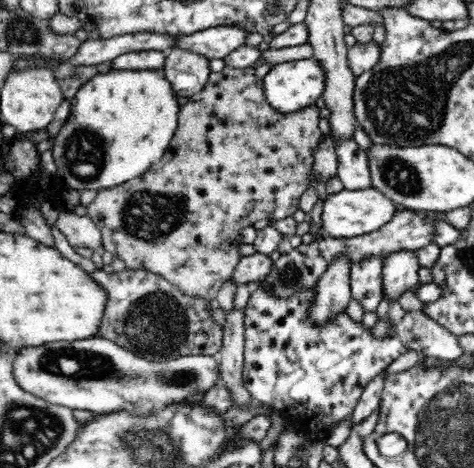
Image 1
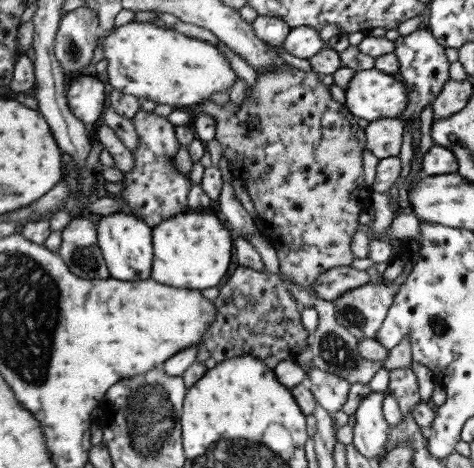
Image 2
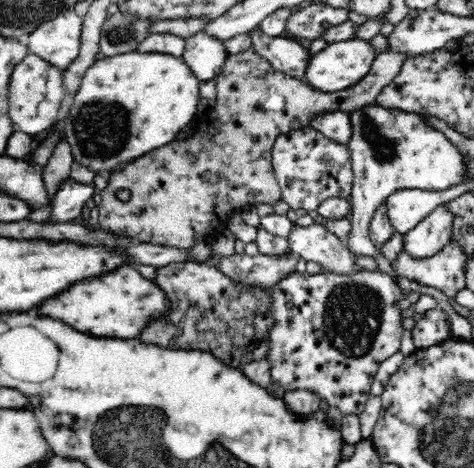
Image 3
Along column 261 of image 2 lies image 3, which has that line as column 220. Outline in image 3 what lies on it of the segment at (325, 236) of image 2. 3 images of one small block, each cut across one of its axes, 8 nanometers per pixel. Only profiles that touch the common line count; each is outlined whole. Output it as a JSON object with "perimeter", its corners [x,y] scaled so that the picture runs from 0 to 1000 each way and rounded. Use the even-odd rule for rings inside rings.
{"perimeter":[[[530,98],[515,115],[483,118],[464,158],[454,167],[449,233],[422,250],[409,278],[401,278],[392,295],[369,297],[342,318],[262,353],[255,363],[245,363],[228,378],[230,393],[213,406],[215,425],[205,440],[209,487],[238,502],[380,536],[397,536],[430,515],[451,521],[458,506],[473,500],[489,457],[511,459],[511,449],[527,440],[578,440],[582,432],[597,427],[597,408],[574,357],[572,329],[578,303],[591,286],[656,271],[669,248],[705,239],[743,244],[766,235],[768,226],[789,222],[797,199],[827,175],[857,124],[861,120],[854,115],[833,111],[795,115],[781,150],[751,179],[713,197],[675,197],[637,169],[572,145],[570,135],[549,124]],[[249,404],[274,406],[278,425],[249,432],[243,419]]]}

